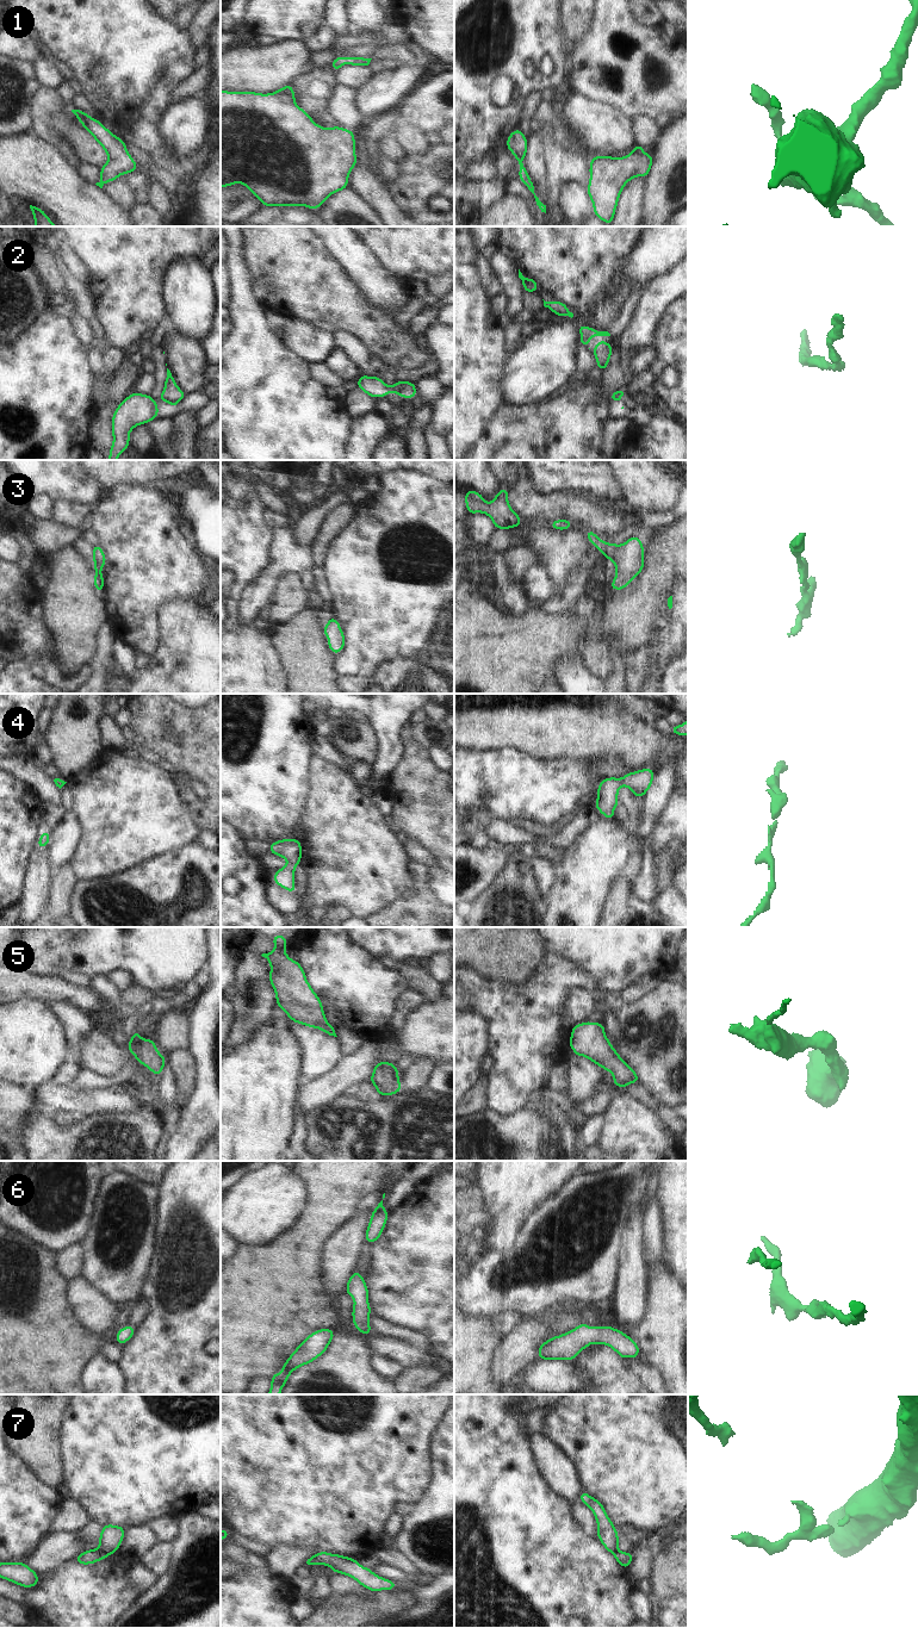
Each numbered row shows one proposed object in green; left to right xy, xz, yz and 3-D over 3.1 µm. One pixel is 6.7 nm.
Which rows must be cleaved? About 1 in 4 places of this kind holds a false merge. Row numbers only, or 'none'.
2, 7

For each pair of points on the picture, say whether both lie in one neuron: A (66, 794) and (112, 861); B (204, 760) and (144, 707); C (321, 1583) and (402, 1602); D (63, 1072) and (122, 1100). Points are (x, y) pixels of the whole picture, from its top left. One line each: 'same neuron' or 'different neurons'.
A: different neurons
B: same neuron
C: different neurons
D: different neurons

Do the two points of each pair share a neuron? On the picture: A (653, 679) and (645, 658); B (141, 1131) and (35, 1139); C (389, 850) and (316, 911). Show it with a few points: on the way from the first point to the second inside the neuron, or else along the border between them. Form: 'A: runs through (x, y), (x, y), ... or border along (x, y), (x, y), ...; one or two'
A: border along (653, 640), (652, 663), (644, 681); two
B: runs through (115, 1122), (98, 1120), (76, 1139), (61, 1139); one
C: border along (332, 905), (311, 906); two

